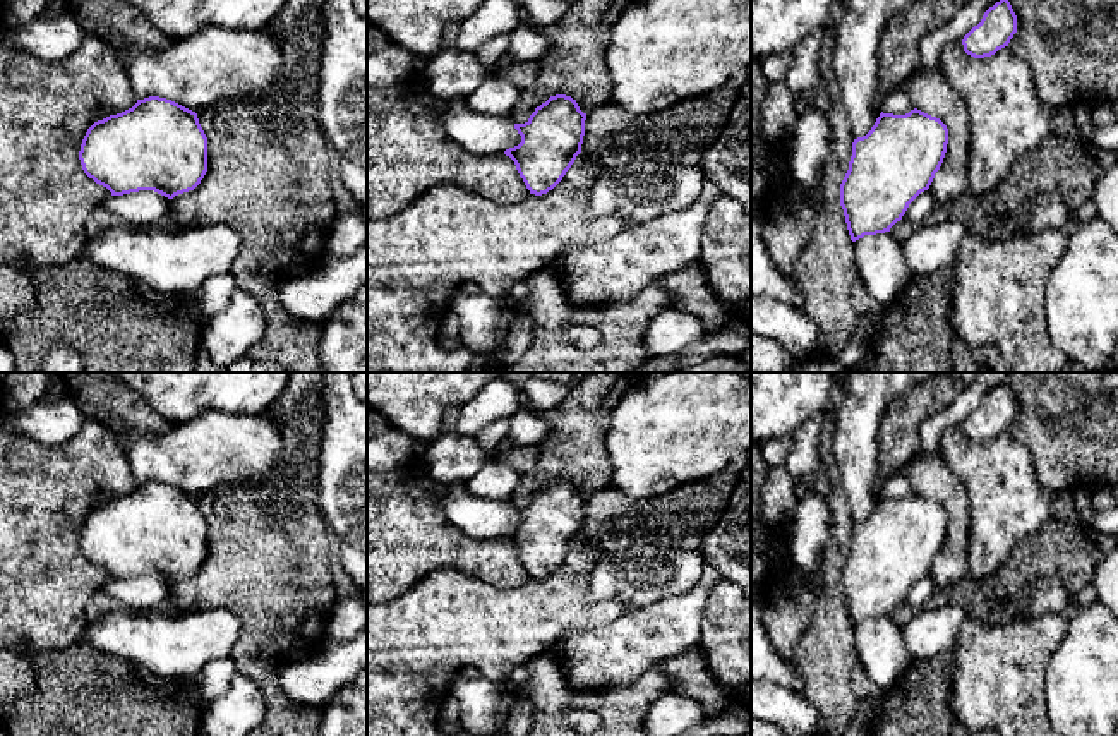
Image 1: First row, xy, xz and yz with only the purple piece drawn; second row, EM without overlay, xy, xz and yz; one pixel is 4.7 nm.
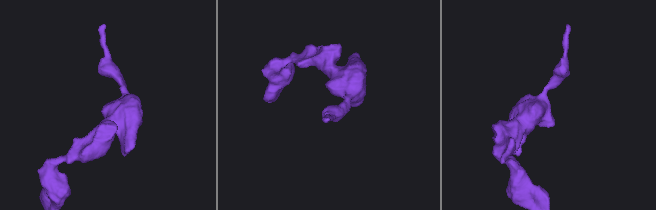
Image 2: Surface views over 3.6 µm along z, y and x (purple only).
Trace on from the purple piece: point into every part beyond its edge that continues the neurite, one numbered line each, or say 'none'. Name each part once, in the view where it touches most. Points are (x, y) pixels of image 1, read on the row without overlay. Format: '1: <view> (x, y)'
none

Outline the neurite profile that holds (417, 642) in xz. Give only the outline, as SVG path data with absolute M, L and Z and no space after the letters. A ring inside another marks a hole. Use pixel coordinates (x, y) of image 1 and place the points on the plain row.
M574 546L547 578L528 578L509 588L492 587L458 570L437 570L391 600L367 606L367 736L448 736L439 731L439 712L460 669L477 667L492 679L509 679L528 661L547 654L571 631L598 630L617 619L628 606L588 597L593 549Z

